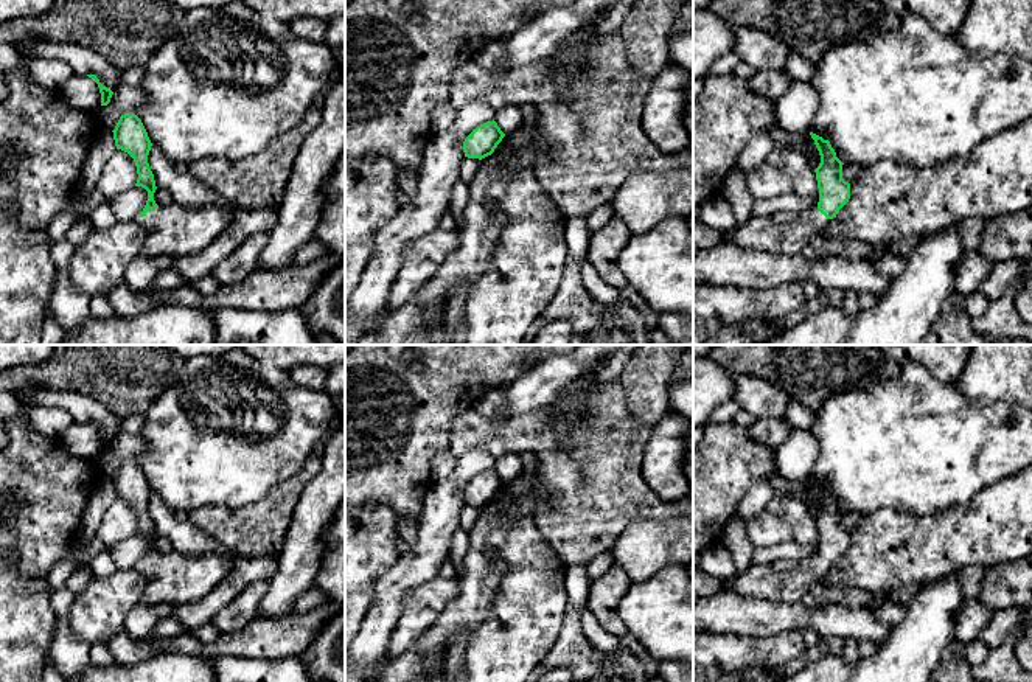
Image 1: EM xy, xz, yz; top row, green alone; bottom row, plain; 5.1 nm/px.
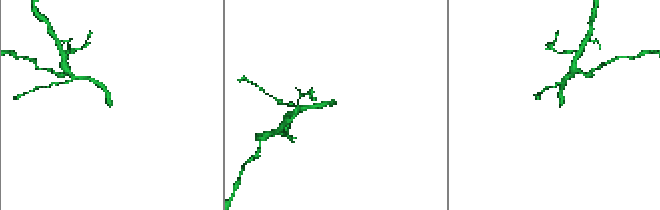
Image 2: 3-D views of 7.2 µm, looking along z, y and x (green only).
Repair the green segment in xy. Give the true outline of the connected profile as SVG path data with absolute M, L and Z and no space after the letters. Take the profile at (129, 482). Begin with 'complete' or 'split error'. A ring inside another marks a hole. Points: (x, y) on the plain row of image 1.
split error | M124 461L112 480L117 497L127 500L135 510L138 522L135 534L148 539L146 553L137 567L146 578L143 603L179 606L200 600L232 572L232 559L216 552L159 555L154 548L157 534L148 511L152 491L141 468L134 461Z

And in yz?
split error | M810 480L821 503L814 517L819 550L802 561L776 561L751 564L732 583L721 581L724 589L744 597L776 603L841 604L878 609L886 606L886 593L836 586L827 579L828 570L850 547L850 531L842 527L842 510L828 488Z

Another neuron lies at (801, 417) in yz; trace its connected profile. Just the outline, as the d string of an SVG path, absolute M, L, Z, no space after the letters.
M794 399L790 401L785 418L800 430L810 432L814 426L814 412Z

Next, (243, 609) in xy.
M255 581L210 621L219 634L232 634L244 629L256 618L260 603L269 589L269 581Z

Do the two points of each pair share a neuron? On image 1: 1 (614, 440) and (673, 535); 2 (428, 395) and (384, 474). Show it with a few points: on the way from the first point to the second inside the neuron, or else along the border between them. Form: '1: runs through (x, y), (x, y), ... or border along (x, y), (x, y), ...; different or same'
1: border along (676, 518), (633, 519), (630, 522); different
2: runs through (417, 415), (414, 434), (404, 452), (398, 454); same

